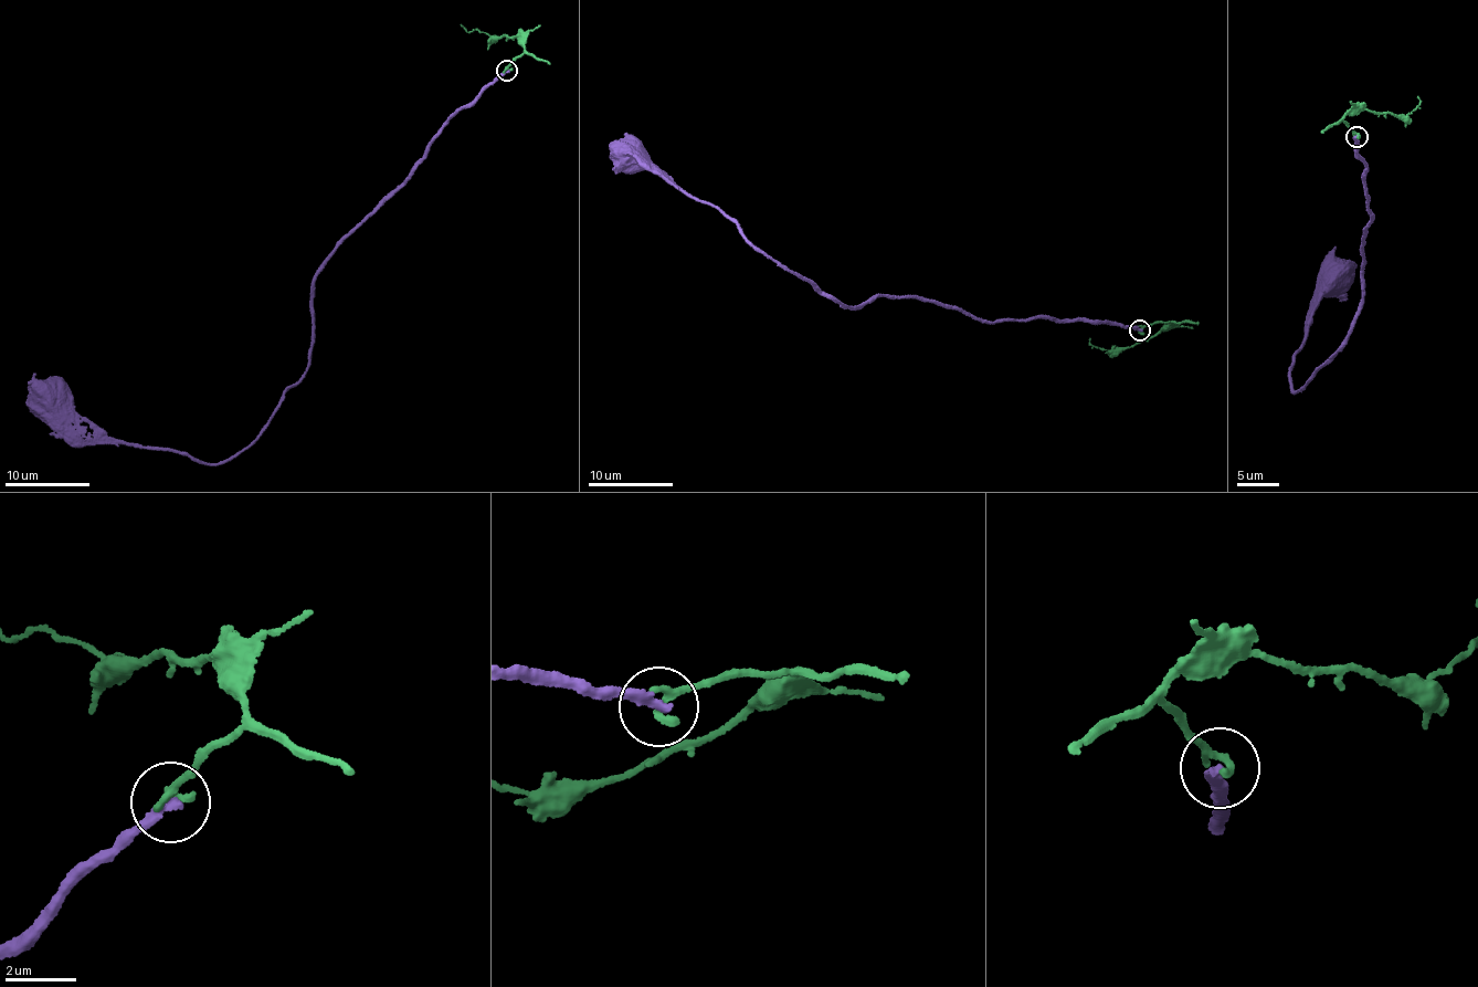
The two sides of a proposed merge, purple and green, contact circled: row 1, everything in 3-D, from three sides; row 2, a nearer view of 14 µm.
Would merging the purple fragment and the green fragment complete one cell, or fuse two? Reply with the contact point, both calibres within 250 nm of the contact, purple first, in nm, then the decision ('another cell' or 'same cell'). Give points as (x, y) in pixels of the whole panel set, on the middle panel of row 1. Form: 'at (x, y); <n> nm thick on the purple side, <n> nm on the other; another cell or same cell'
at (1139, 329); 280 nm thick on the purple side, 280 nm on the other; another cell

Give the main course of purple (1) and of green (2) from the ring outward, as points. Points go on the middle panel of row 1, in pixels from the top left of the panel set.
1: (1140, 331), (1040, 316), (989, 324), (920, 297), (842, 308), (642, 153), (631, 155)
2: (1138, 329), (1171, 322), (1131, 346), (1115, 350), (1090, 345), (1090, 338)

